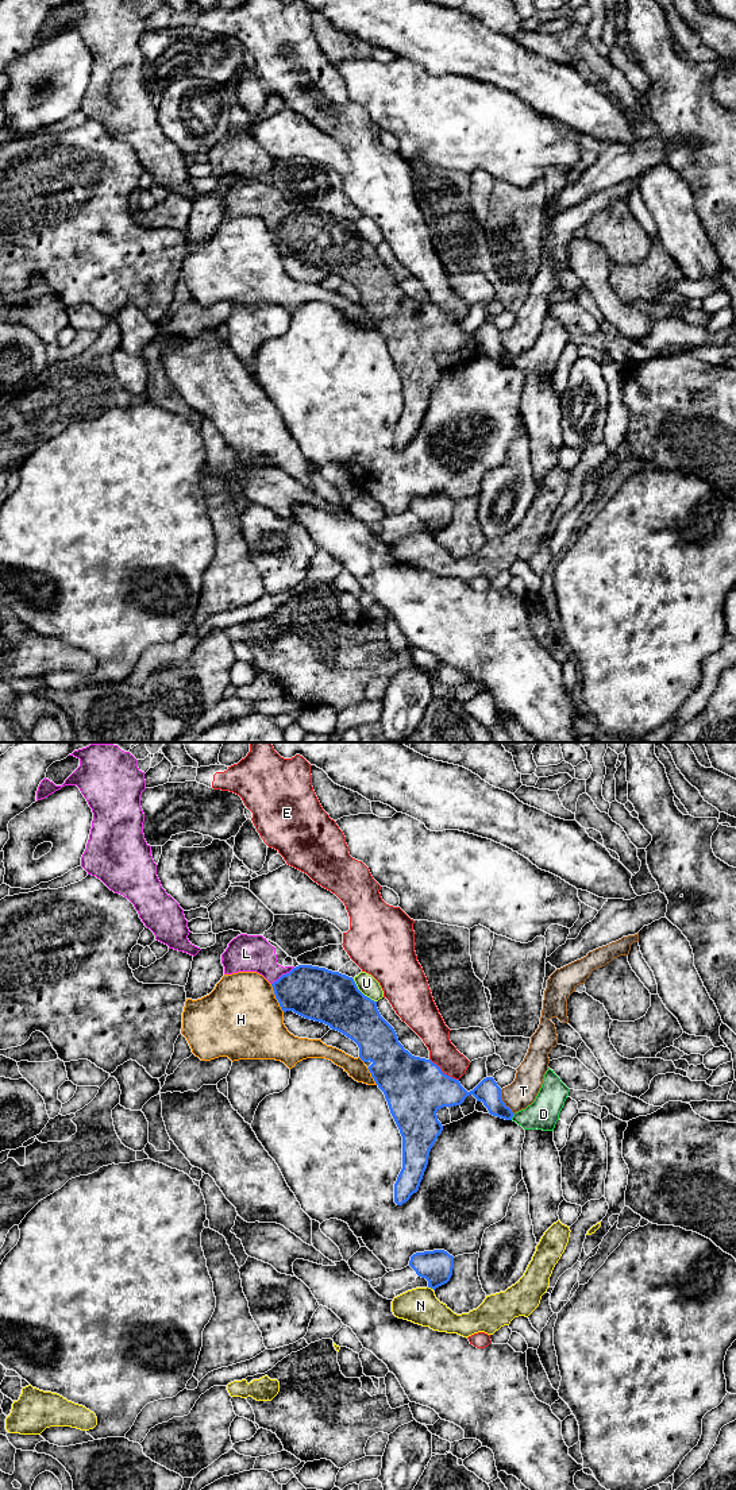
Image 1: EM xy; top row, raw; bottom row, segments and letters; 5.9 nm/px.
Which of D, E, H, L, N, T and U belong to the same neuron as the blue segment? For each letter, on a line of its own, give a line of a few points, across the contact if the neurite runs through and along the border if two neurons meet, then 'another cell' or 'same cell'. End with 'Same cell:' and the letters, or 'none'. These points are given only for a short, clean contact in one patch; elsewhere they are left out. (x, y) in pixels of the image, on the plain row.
D: another cell
E: another cell
H: another cell
L: line xy (318, 238), (297, 234), (282, 219), (247, 197); same cell
N: line xy (427, 531), (434, 533); another cell
T: another cell
U: another cell
Same cell: L

